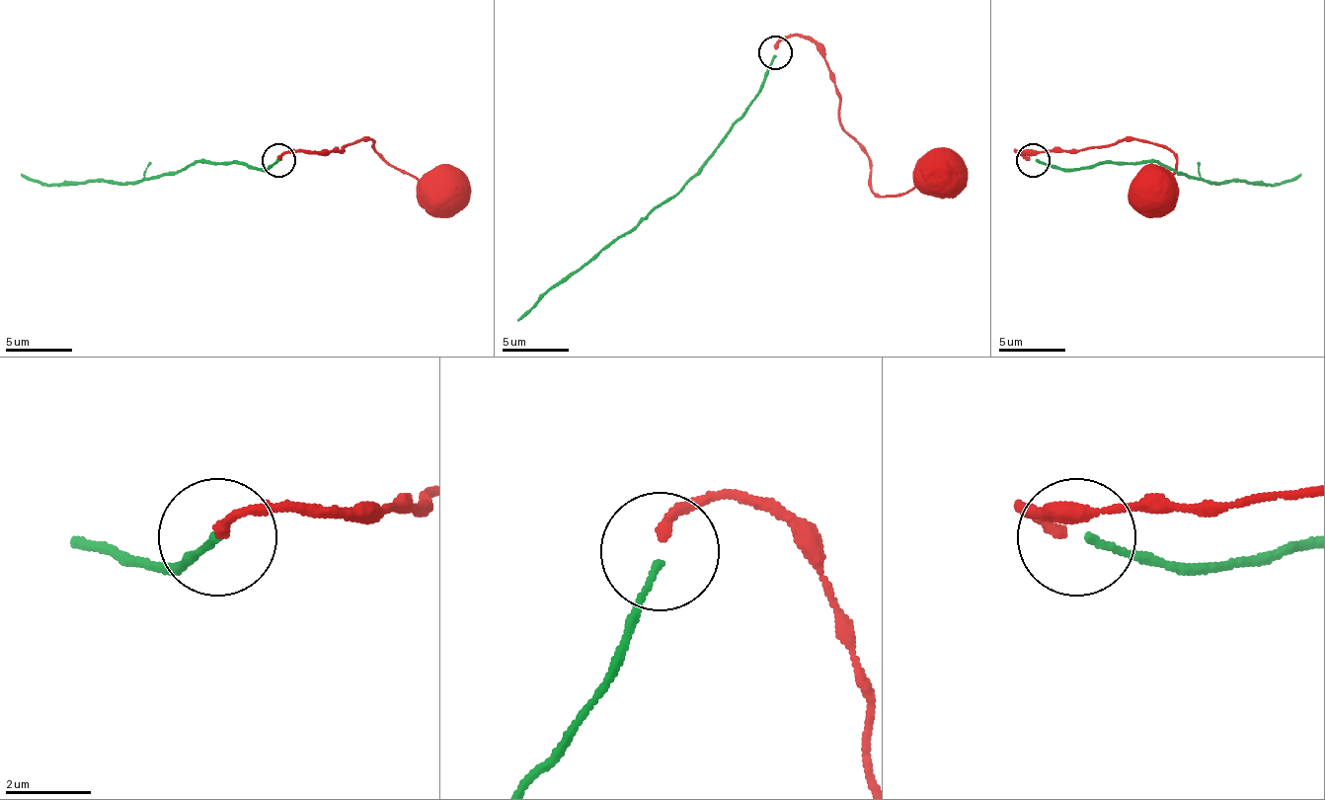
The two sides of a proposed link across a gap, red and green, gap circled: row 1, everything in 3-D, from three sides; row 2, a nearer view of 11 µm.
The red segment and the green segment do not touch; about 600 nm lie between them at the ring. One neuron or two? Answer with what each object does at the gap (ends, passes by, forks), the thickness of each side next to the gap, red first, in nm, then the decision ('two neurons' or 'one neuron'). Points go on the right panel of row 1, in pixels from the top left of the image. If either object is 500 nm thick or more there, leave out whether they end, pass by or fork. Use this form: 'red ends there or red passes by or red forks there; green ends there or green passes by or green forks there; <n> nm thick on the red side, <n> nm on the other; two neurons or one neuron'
red ends there; green ends there; 240 nm thick on the red side, 170 nm on the other; one neuron

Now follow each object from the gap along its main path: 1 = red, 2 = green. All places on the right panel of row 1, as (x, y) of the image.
1: (1029, 161), (1015, 151), (1078, 151), (1137, 141), (1171, 147), (1178, 167), (1151, 191)
2: (1035, 161), (1075, 167), (1147, 161), (1214, 184), (1284, 184), (1300, 174)

